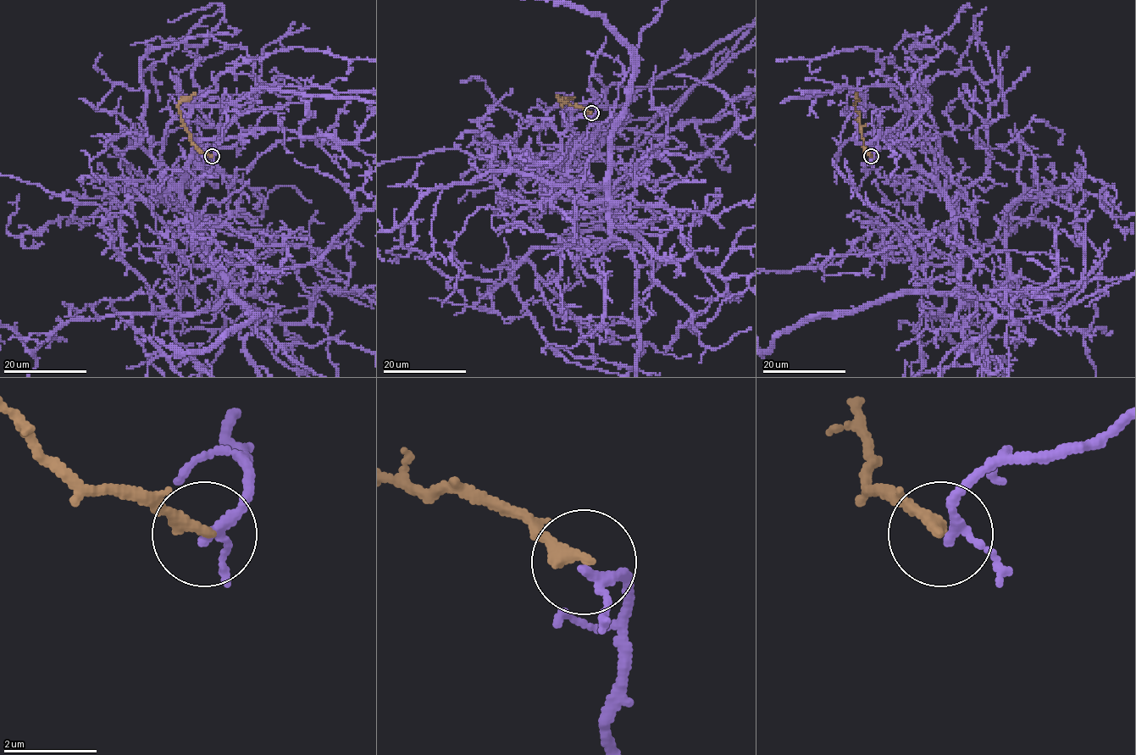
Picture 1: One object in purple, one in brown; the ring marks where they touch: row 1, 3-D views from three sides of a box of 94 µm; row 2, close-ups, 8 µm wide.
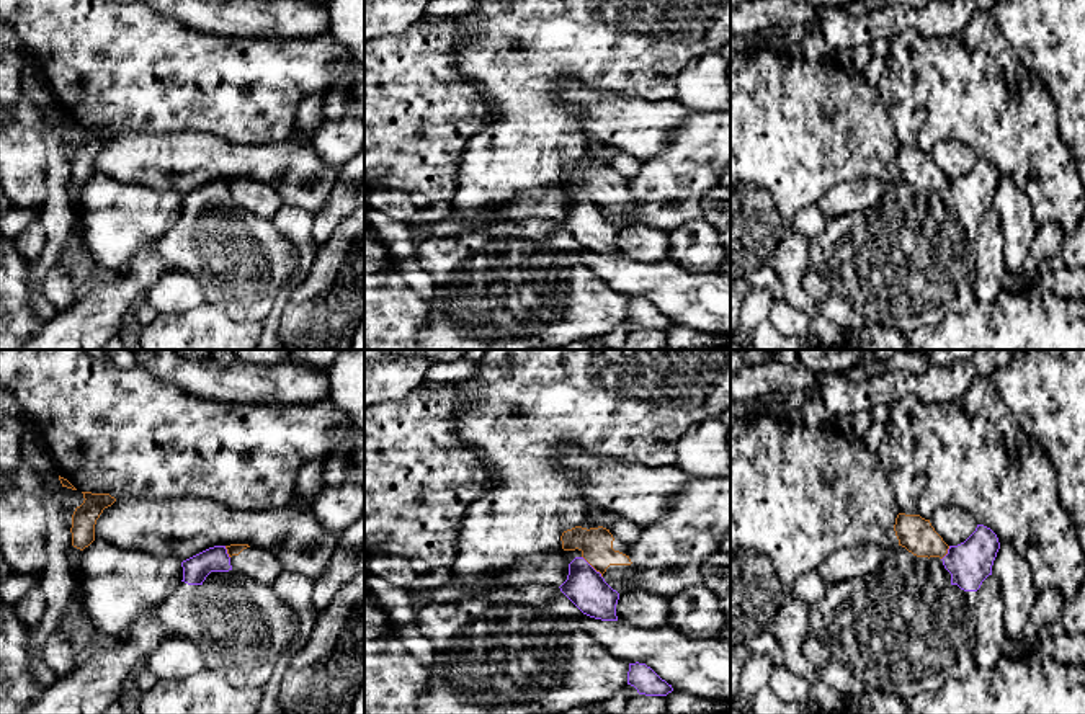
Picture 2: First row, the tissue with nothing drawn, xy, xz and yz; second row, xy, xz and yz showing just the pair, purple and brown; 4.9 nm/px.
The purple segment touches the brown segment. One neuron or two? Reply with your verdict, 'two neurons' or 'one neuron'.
two neurons

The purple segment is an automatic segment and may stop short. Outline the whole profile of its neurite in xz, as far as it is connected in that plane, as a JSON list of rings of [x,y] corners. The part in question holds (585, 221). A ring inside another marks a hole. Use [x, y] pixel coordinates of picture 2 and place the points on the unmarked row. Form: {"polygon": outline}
{"polygon": [[[575,191],[569,198],[567,214],[559,222],[583,248],[618,255],[619,227],[583,191]]]}

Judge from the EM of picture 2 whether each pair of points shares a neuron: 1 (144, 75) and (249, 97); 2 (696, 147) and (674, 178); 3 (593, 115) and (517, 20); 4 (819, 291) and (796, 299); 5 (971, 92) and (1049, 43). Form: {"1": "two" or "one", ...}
{"1": "one", "2": "one", "3": "two", "4": "two", "5": "two"}

